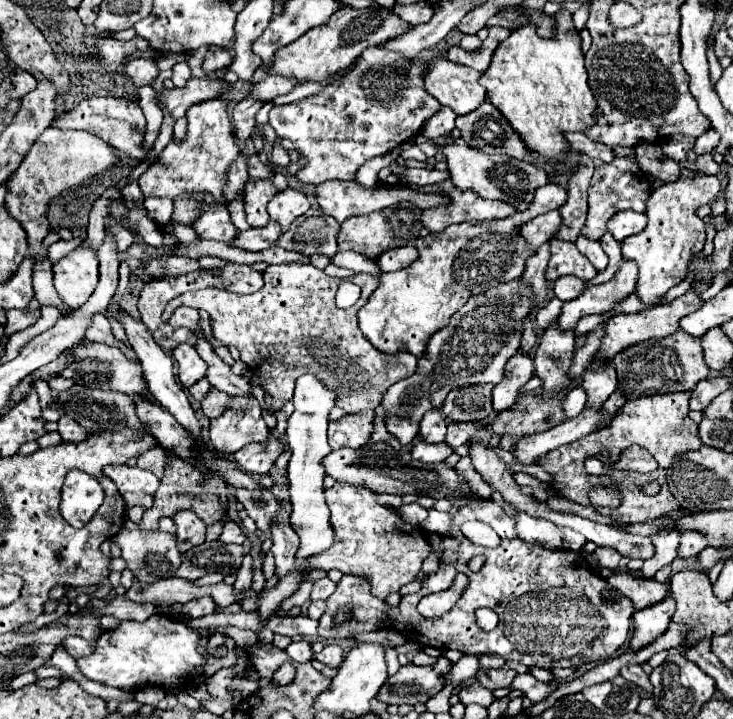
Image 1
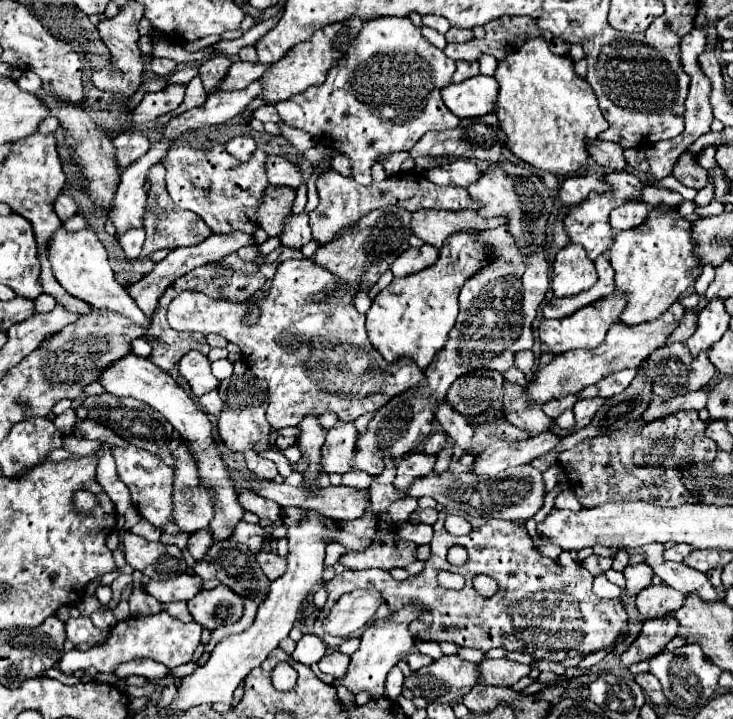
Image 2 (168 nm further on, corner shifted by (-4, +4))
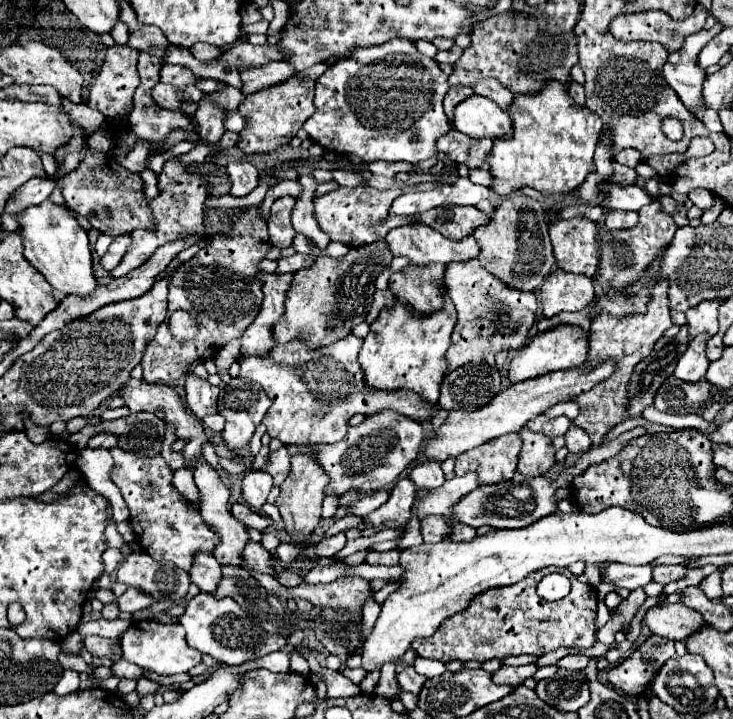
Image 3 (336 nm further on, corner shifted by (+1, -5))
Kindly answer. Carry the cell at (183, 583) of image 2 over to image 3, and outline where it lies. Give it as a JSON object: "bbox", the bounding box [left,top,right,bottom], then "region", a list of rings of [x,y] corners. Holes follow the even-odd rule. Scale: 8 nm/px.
{"bbox":[117,587,157,613],"region":[[[129,587],[129,589],[121,595],[121,599],[117,599],[117,601],[119,601],[119,609],[121,609],[121,611],[129,611],[129,613],[135,613],[135,611],[139,611],[139,609],[145,609],[145,607],[151,607],[153,603],[157,603],[157,599],[155,599],[153,595],[143,593],[143,591],[137,589],[137,587]]]}

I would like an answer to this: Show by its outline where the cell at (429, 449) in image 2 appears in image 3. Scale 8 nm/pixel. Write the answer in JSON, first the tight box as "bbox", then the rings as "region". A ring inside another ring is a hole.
{"bbox":[409,461,445,489],"region":[[[423,461],[411,469],[409,479],[417,485],[417,489],[421,489],[421,487],[435,489],[435,487],[441,487],[441,483],[445,481],[445,475],[441,471],[439,461]]]}

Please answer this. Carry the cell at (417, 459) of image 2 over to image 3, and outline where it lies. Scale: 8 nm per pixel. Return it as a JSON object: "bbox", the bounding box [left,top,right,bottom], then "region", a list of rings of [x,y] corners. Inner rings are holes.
{"bbox":[365,477,417,527],"region":[[[409,477],[399,479],[389,493],[389,501],[385,505],[381,505],[379,509],[375,509],[373,513],[369,513],[369,517],[365,517],[367,527],[399,527],[405,525],[409,521],[409,513],[411,513],[411,505],[415,501],[415,493],[417,487],[413,481],[409,481]]]}

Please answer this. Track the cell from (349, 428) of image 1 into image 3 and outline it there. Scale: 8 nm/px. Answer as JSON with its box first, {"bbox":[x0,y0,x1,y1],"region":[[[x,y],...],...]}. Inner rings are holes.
{"bbox":[275,451,331,541],"region":[[[313,451],[297,453],[291,457],[291,471],[281,485],[281,495],[277,497],[275,505],[279,507],[281,517],[285,519],[285,527],[293,535],[293,539],[303,541],[317,527],[317,521],[321,519],[321,503],[325,497],[325,487],[329,481],[331,481],[329,475],[323,471]]]}

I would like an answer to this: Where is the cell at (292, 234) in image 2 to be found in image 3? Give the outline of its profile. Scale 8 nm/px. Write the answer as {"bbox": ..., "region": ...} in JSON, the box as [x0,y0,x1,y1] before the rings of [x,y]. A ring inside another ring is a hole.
{"bbox":[277,253,313,273],"region":[[[293,253],[289,257],[281,257],[279,259],[279,267],[277,273],[295,273],[299,269],[305,269],[313,263],[311,255],[303,255],[303,253]]]}

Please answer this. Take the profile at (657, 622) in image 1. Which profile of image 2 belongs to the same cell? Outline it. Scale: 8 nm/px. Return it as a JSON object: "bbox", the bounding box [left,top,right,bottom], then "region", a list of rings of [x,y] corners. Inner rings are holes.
{"bbox":[620,618,678,668],"region":[[[656,618],[646,620],[642,634],[630,644],[630,648],[622,654],[620,664],[630,668],[636,662],[650,660],[652,656],[664,652],[666,644],[678,634],[678,620],[676,618]]]}

